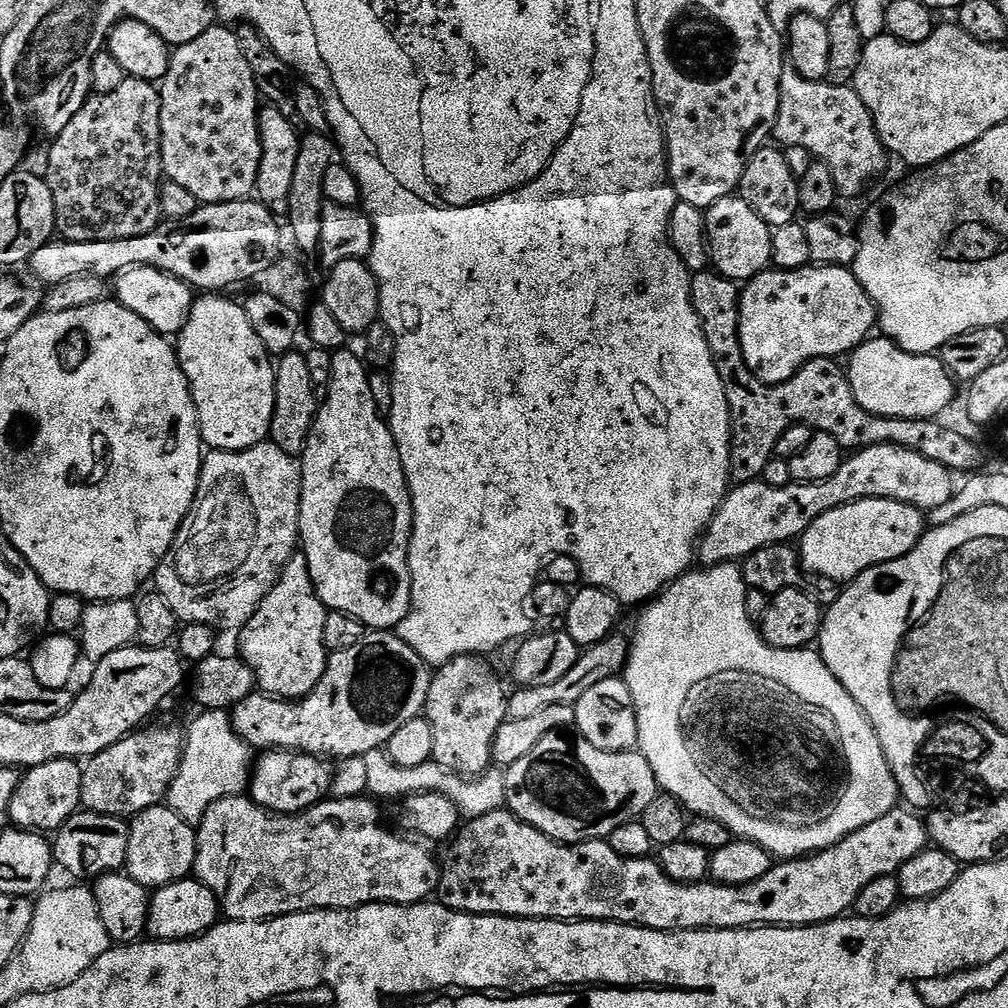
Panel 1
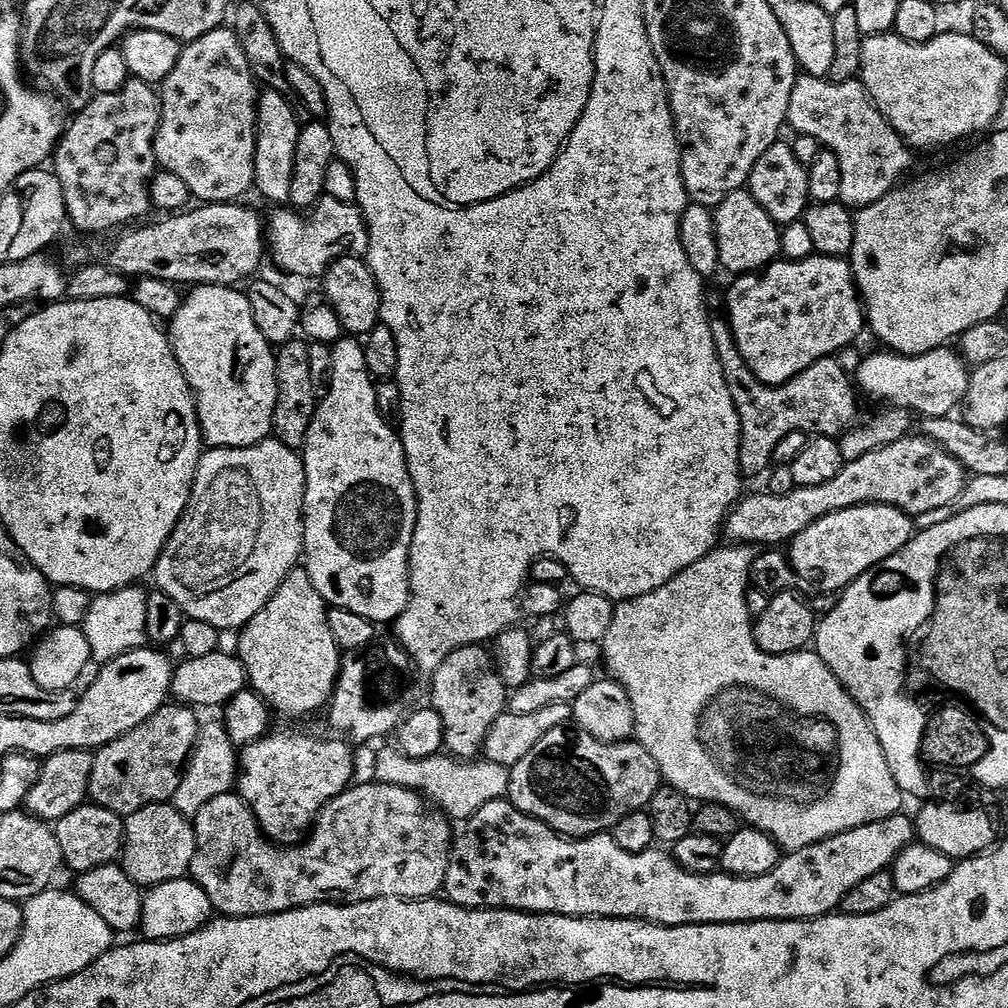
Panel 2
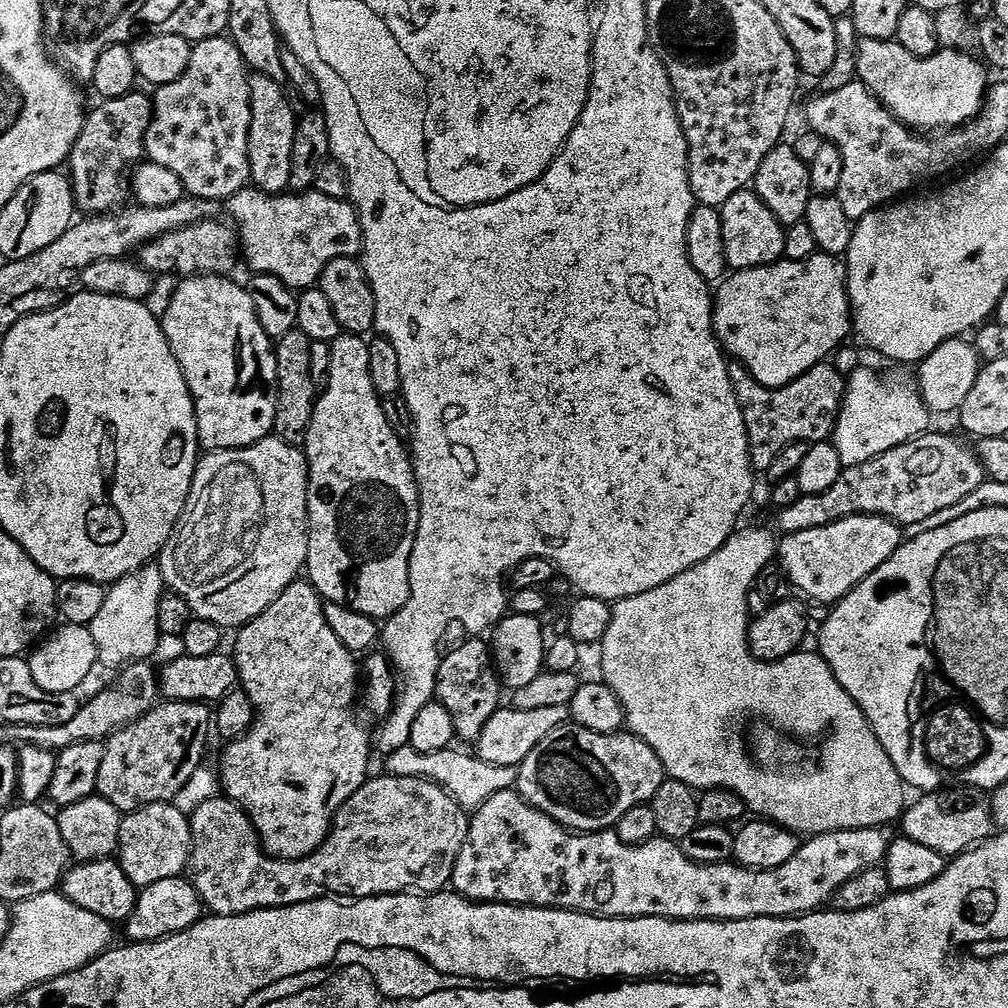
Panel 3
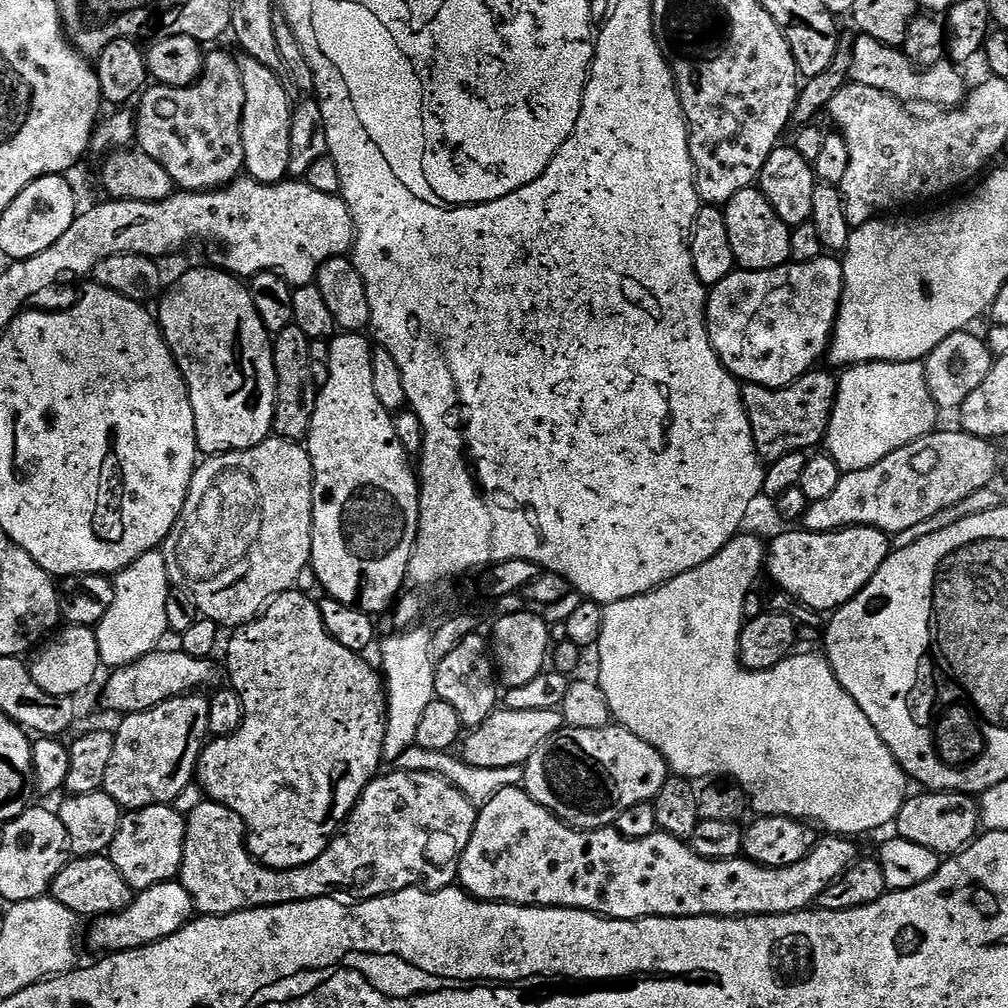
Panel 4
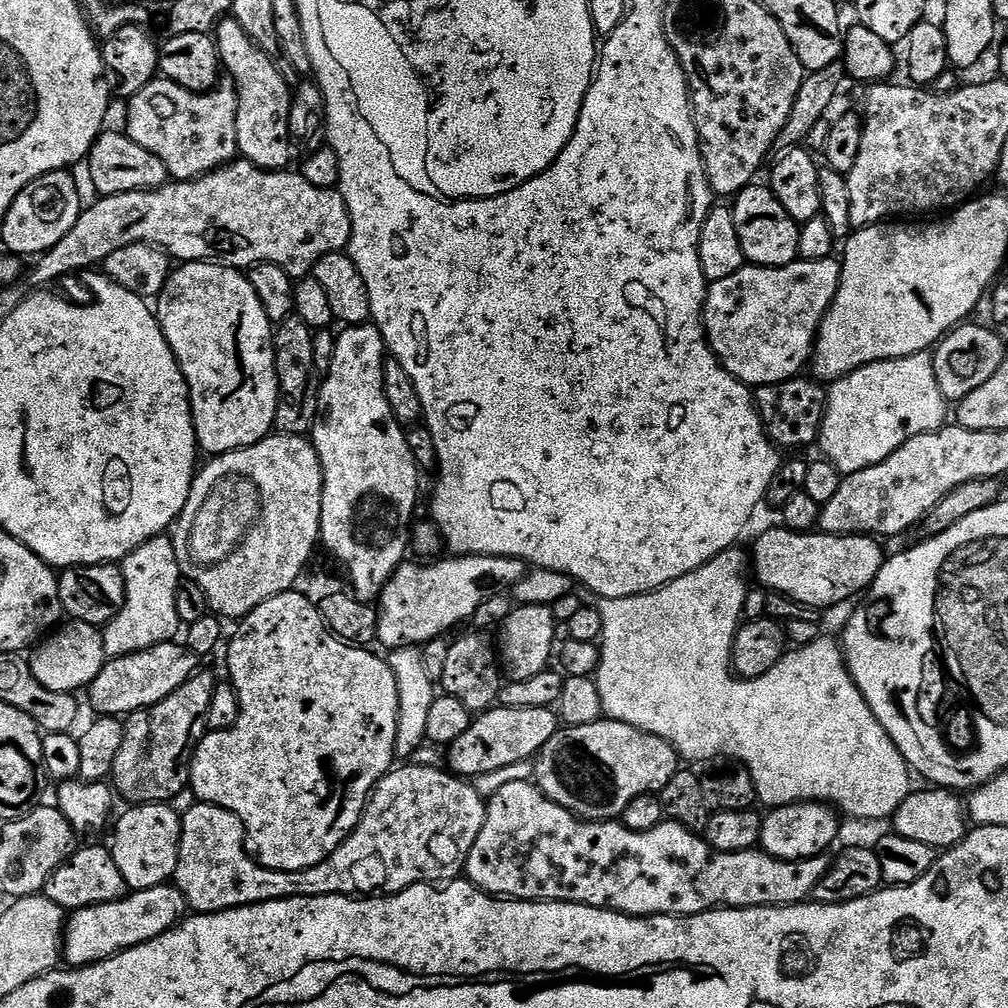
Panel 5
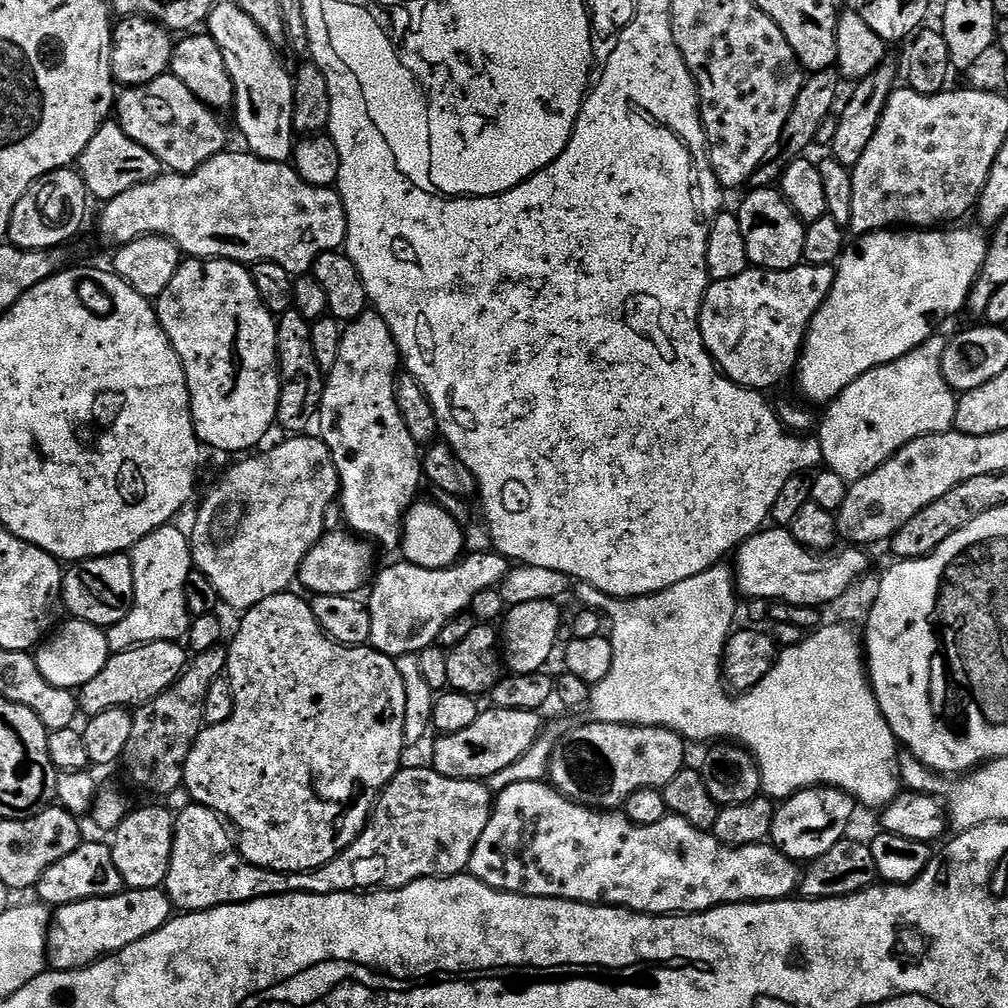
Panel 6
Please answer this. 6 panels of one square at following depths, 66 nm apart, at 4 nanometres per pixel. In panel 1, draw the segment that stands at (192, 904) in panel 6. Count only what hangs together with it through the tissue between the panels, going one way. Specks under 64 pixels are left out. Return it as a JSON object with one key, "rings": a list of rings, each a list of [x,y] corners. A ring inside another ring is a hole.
{"rings":[[[251,795],[231,796],[214,802],[206,810],[206,814],[198,822],[196,828],[196,867],[195,879],[207,886],[218,898],[220,911],[230,920],[273,920],[279,916],[289,916],[295,912],[318,912],[329,908],[361,908],[364,904],[419,904],[427,901],[428,896],[437,891],[440,886],[440,864],[438,856],[427,848],[429,845],[423,839],[413,838],[411,835],[399,836],[391,832],[380,821],[381,805],[367,795],[354,798],[325,798],[313,808],[307,808],[299,814],[273,814],[268,809],[257,804]]]}

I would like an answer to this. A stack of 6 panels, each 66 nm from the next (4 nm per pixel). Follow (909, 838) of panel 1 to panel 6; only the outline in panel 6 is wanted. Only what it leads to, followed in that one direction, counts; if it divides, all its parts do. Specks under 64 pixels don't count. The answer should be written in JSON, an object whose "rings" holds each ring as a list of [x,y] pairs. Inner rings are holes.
{"rings":[[[544,780],[534,782],[514,782],[514,786],[506,786],[495,797],[490,822],[486,822],[486,830],[482,830],[482,838],[478,838],[478,846],[474,846],[474,854],[470,858],[467,871],[476,876],[491,888],[499,892],[517,892],[520,896],[545,896],[555,900],[573,900],[579,904],[603,904],[614,908],[627,908],[629,912],[642,912],[650,916],[670,916],[673,914],[691,914],[693,912],[706,912],[709,908],[719,908],[721,904],[746,904],[758,900],[786,900],[797,891],[802,875],[789,856],[773,848],[771,843],[747,844],[746,846],[730,846],[723,844],[711,832],[703,832],[690,822],[682,818],[669,815],[662,818],[662,822],[654,822],[654,826],[638,826],[630,822],[627,816],[616,810],[597,810],[584,808],[575,804],[570,798],[563,796],[560,791],[553,788],[551,783]]]}

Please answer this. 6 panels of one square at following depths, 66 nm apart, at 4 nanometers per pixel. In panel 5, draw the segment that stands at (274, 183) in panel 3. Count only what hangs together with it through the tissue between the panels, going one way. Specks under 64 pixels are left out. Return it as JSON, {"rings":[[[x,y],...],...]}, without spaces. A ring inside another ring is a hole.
{"rings":[[[225,18],[214,29],[220,63],[236,86],[238,98],[238,142],[236,147],[243,159],[268,172],[278,172],[289,167],[294,151],[290,132],[290,110],[293,89],[280,73],[277,61],[266,55],[259,46],[238,26],[238,22]]]}

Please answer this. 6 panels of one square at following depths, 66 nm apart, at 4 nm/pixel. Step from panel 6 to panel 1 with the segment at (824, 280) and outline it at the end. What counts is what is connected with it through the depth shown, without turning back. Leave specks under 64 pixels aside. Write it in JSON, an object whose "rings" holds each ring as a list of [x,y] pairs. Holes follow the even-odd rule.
{"rings":[[[809,266],[798,270],[776,268],[759,272],[753,280],[743,285],[740,294],[740,345],[748,369],[763,384],[781,384],[802,366],[818,358],[840,358],[855,352],[859,344],[873,335],[877,327],[876,307],[871,298],[862,290],[862,282],[852,273],[851,268],[838,266]]]}

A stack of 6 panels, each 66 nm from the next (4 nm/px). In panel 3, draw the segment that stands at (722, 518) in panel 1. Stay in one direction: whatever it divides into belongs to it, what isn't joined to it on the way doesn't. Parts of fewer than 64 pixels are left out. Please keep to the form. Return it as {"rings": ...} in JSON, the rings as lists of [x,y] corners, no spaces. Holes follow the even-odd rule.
{"rings":[[[929,430],[904,445],[886,451],[872,461],[863,462],[853,468],[845,468],[838,482],[834,482],[834,486],[830,486],[826,494],[801,496],[798,502],[794,502],[794,506],[779,509],[779,531],[787,534],[814,530],[818,526],[830,526],[847,516],[884,516],[901,526],[923,522],[925,518],[938,514],[938,510],[946,510],[946,506],[954,506],[954,502],[962,502],[962,498],[974,494],[974,490],[978,490],[978,486],[983,484],[985,479],[984,467],[971,447],[967,448],[962,441],[955,440],[952,436],[943,436],[936,430]]]}

